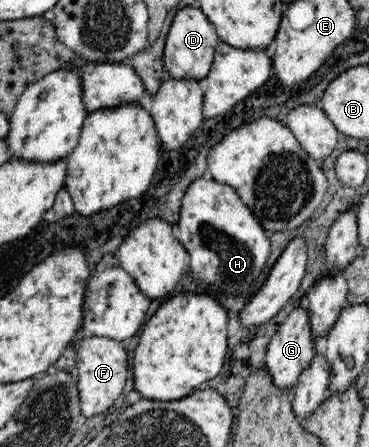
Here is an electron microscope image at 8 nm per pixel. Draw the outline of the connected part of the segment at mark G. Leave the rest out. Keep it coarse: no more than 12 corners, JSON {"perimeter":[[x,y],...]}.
{"perimeter":[[305,305],[271,336],[265,371],[292,389],[315,354]]}

